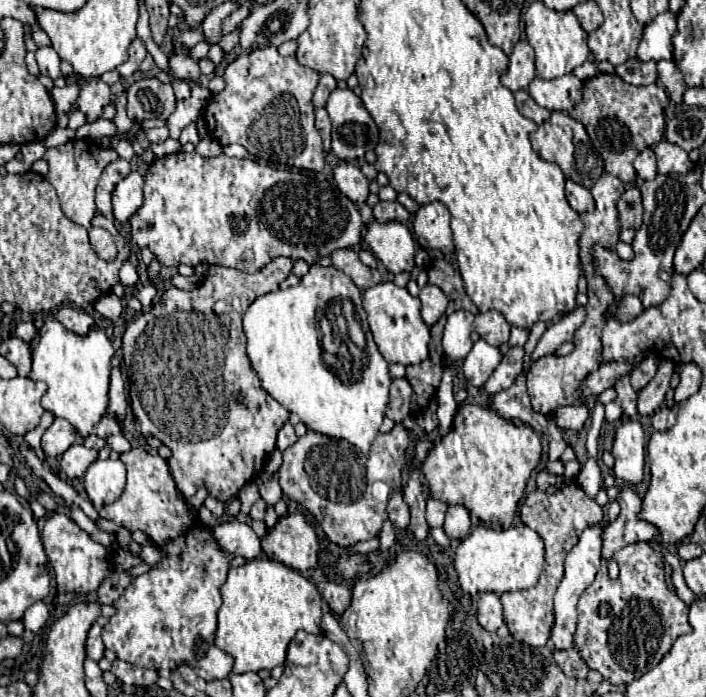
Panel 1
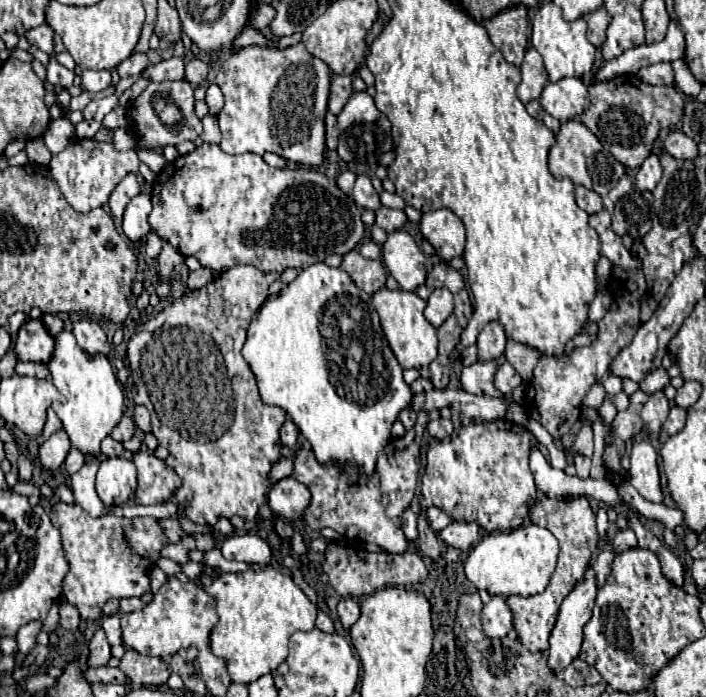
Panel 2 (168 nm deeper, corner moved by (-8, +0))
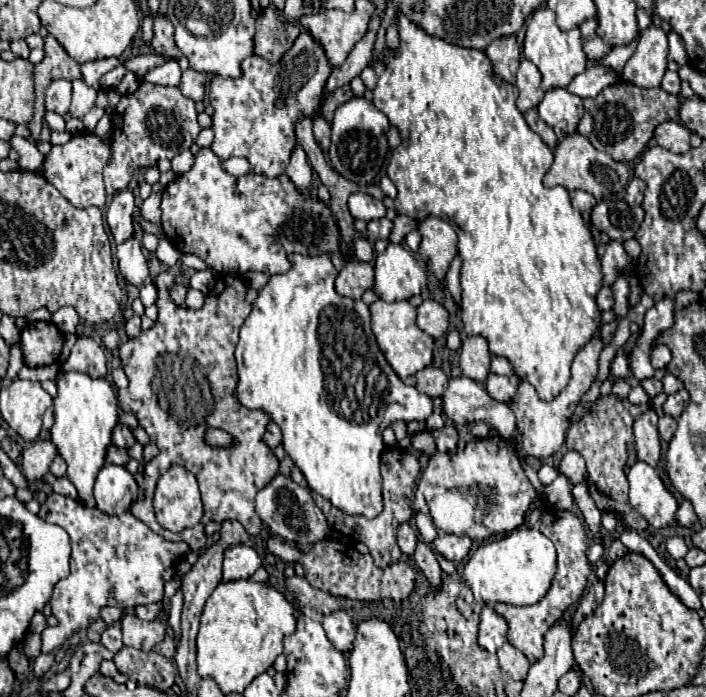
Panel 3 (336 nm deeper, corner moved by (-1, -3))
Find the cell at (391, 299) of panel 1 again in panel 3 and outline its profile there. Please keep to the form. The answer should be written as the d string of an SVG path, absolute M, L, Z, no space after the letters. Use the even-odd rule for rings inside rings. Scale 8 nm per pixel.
M376 300L370 304L370 314L372 314L372 332L378 340L378 346L384 352L388 364L402 380L406 380L408 376L416 374L418 370L426 368L432 362L434 340L416 326L416 308L408 300L400 302Z

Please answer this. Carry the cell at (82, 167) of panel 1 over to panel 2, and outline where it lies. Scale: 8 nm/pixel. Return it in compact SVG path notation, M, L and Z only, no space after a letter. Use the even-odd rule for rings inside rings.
M77 139L61 153L53 155L49 163L49 171L57 185L61 187L61 193L65 199L81 213L87 213L95 207L103 207L109 201L109 195L119 185L119 181L127 173L139 173L139 157L137 151L125 151L119 153L111 143L99 143L95 139Z

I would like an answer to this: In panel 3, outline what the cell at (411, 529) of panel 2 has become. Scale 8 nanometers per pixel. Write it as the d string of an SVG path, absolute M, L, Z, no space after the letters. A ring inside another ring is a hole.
M408 522L400 524L400 528L398 528L398 546L400 546L400 550L404 554L412 556L414 554L414 548L416 548L416 542L418 542L418 536L412 530L412 526Z

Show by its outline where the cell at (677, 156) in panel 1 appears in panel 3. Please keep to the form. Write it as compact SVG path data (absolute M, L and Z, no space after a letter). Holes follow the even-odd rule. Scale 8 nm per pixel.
M678 122L660 124L654 132L654 140L658 142L658 146L674 154L684 154L690 150L690 132Z

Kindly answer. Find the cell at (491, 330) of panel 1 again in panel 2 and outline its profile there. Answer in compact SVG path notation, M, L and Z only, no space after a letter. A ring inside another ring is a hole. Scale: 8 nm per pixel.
M487 323L477 335L477 357L479 361L499 359L505 351L507 335L499 323Z

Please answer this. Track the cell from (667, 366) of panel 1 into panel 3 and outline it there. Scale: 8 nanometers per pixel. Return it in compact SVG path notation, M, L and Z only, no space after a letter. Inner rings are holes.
M652 408L634 420L634 446L638 458L648 462L650 466L656 466L660 458L660 436L656 422L658 414Z

